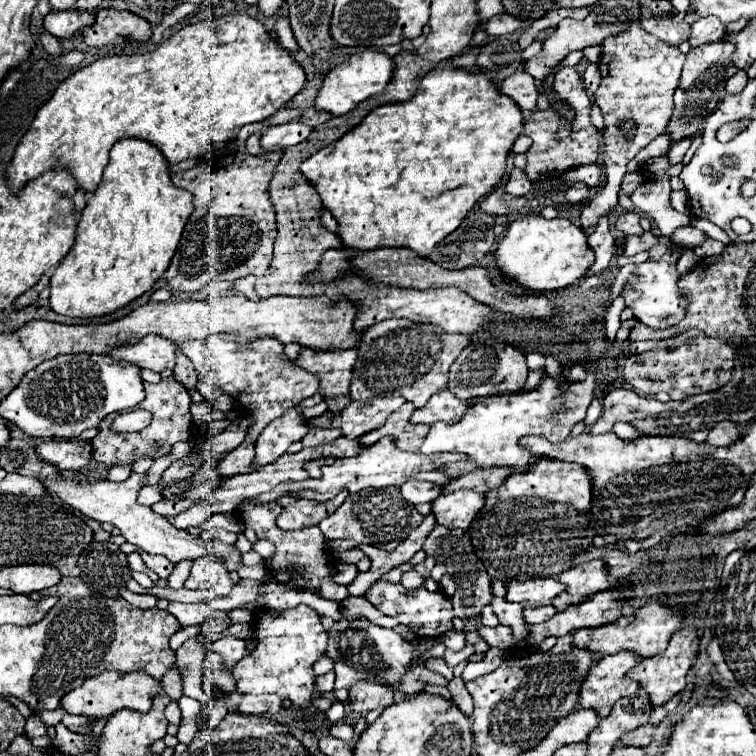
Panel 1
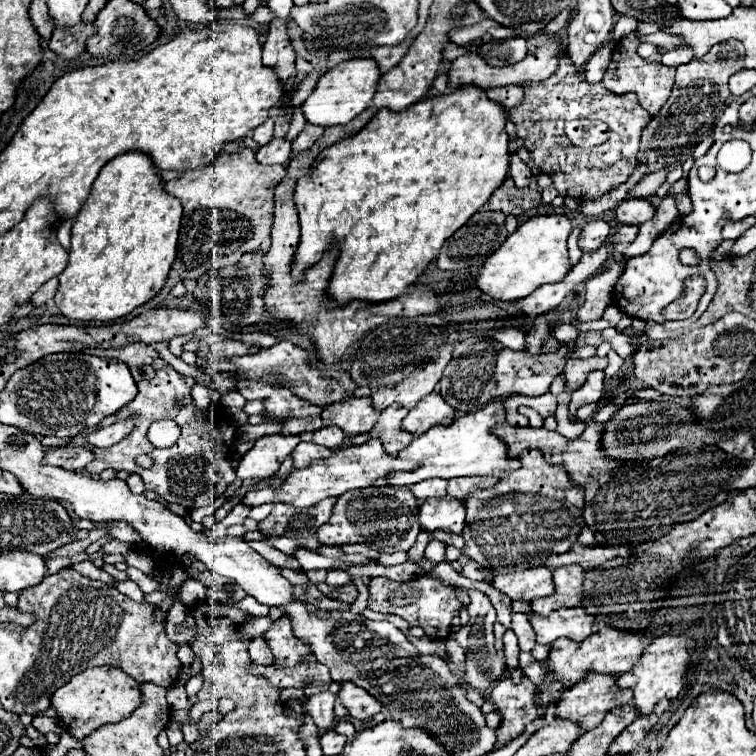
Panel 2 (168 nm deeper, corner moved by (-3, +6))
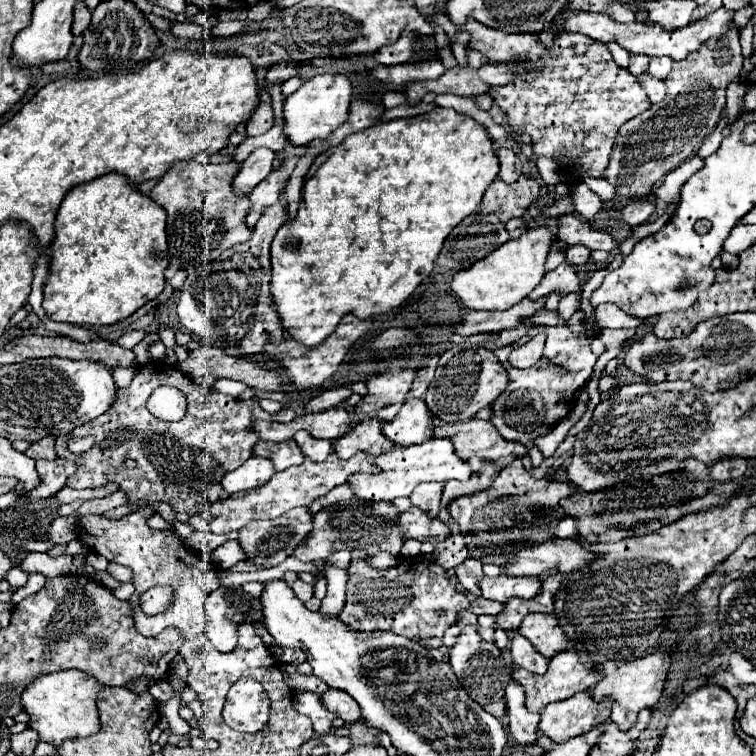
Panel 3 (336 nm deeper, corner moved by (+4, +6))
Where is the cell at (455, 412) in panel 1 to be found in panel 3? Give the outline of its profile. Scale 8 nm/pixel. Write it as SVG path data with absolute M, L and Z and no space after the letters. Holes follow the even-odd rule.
M409 400L403 404L399 414L383 424L383 436L387 436L397 446L413 446L423 444L433 434L433 418L423 400Z

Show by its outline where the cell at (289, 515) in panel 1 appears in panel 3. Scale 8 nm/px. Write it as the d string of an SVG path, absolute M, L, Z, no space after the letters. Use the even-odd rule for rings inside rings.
M295 508L295 510L289 510L287 514L281 514L275 520L257 520L247 524L245 528L239 530L237 540L245 552L245 560L257 566L271 568L281 564L285 558L293 554L297 544L303 542L303 538L311 532L311 526L313 526L313 516L307 512L307 508Z

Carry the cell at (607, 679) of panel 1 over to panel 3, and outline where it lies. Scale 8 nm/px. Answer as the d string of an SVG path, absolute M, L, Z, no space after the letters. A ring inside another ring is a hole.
M579 692L567 700L561 700L561 702L553 702L551 706L547 706L543 712L541 712L541 722L539 722L539 732L543 736L549 736L553 738L557 744L559 742L567 742L569 738L575 738L575 736L581 736L589 730L593 730L597 724L603 724L609 720L609 702L601 702L597 704L589 692Z

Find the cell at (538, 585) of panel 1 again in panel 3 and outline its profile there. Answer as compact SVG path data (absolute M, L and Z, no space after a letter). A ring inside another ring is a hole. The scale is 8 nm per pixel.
M501 574L497 578L485 576L479 582L479 588L483 592L483 598L505 602L509 598L535 598L535 594L541 588L541 582L537 576L507 576Z

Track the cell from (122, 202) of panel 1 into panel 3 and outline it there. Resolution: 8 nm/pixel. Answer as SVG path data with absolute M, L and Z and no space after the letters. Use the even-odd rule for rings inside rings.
M105 174L103 178L75 186L63 198L55 218L51 264L43 284L43 310L47 318L77 326L109 326L157 298L165 286L163 272L170 262L166 219L165 210L133 188L121 174Z

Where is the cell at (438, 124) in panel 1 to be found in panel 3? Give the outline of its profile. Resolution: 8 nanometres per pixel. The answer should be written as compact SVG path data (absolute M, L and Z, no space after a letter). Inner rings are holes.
M435 108L433 112L427 112L427 114L421 114L415 118L379 122L367 130L347 136L339 146L329 148L327 152L317 156L305 178L305 184L301 190L303 204L299 204L297 216L279 228L271 242L271 296L273 296L273 306L281 318L283 330L293 340L311 348L311 346L319 346L327 336L331 336L335 332L335 326L339 324L339 320L345 314L355 314L357 318L367 320L371 316L387 314L389 310L401 306L411 296L411 292L423 282L423 278L431 274L433 264L435 264L449 232L463 218L467 218L471 212L475 212L479 208L481 198L483 198L487 186L497 178L497 172L499 172L499 160L495 156L493 142L489 140L487 130L473 118L457 114L453 108Z

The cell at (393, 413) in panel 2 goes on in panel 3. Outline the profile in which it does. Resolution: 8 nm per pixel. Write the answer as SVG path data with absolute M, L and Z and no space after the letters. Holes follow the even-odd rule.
M369 418L365 422L359 422L351 432L337 438L333 442L333 450L339 458L351 458L357 452L365 452L369 456L379 456L383 452L389 452L395 444L387 440L381 432L381 422L377 418Z

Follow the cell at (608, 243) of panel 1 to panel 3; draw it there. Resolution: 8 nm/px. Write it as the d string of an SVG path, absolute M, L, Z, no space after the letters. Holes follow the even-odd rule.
M523 298L521 302L517 302L515 306L511 306L505 312L467 312L463 316L463 322L457 324L455 334L459 336L475 336L481 332L497 332L503 328L513 328L519 326L523 316L531 316L533 312L537 312L539 308L543 308L543 302L547 298L541 298L537 302Z

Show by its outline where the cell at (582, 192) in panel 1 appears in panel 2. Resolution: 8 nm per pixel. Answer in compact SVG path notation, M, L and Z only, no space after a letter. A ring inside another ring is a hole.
M564 54L560 60L560 68L542 82L526 84L526 100L512 108L510 120L516 124L518 138L524 138L526 148L532 154L534 164L540 170L546 170L554 178L554 186L562 198L600 198L612 186L618 186L628 180L636 166L636 154L640 144L642 126L650 122L650 114L640 106L634 94L614 94L604 86L590 86L582 74L576 72L574 64ZM568 120L602 120L610 128L610 138L606 144L600 146L600 154L584 154L582 150L574 148L564 132L564 122ZM610 168L610 174L594 174L594 170Z

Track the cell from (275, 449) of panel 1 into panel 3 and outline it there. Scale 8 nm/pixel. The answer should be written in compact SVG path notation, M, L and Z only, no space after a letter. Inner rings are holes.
M251 456L241 468L225 474L221 480L221 486L227 494L251 492L251 490L263 486L267 480L271 480L273 474L275 474L275 470L271 466L271 460Z

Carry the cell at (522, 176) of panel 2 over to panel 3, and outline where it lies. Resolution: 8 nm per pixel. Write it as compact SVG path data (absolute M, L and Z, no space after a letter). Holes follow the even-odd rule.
M499 148L495 154L497 154L499 166L501 166L497 178L507 184L517 182L517 178L523 174L523 164L521 164L519 156L511 148Z

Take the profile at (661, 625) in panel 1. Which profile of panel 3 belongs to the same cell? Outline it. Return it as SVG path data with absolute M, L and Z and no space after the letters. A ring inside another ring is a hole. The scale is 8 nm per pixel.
M569 650L569 652L561 652L561 654L555 654L551 660L549 660L549 670L547 674L543 676L537 676L537 674L527 674L519 668L513 670L513 680L519 682L523 688L525 688L525 698L527 698L527 710L529 712L541 712L547 704L551 702L559 702L559 700L565 700L577 692L585 692L585 690L591 690L599 678L601 678L601 672L595 672L593 670L593 662L587 662L583 664L579 658L583 656L585 652L575 652L575 650Z

